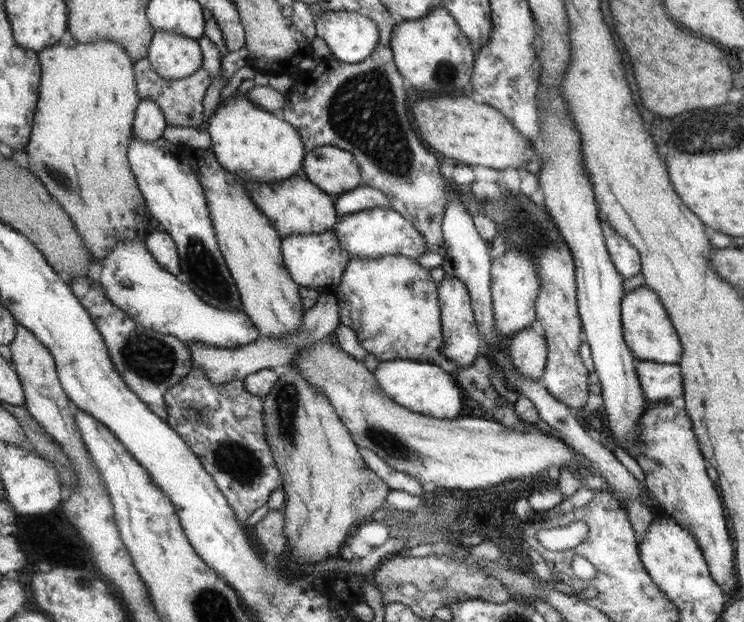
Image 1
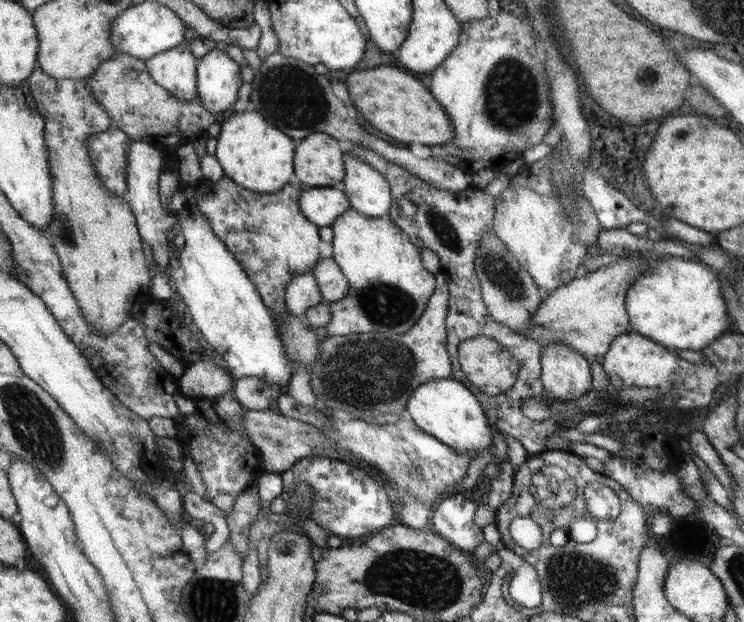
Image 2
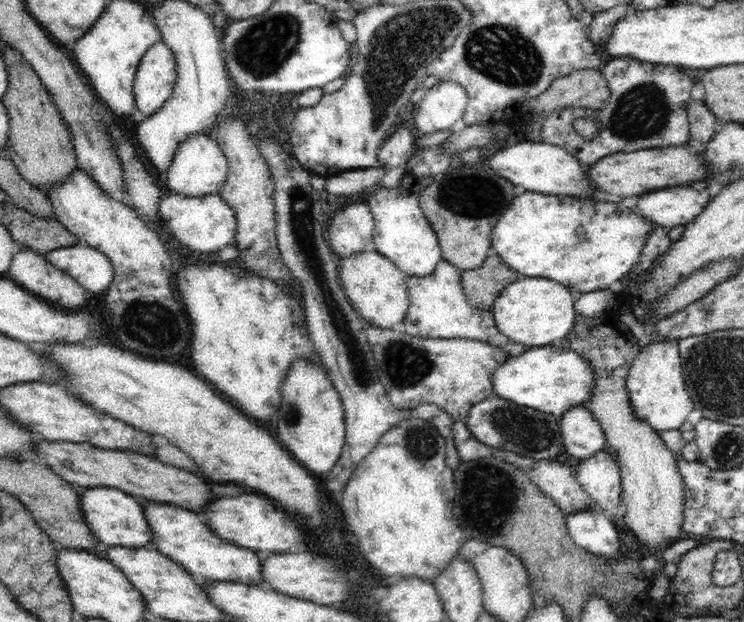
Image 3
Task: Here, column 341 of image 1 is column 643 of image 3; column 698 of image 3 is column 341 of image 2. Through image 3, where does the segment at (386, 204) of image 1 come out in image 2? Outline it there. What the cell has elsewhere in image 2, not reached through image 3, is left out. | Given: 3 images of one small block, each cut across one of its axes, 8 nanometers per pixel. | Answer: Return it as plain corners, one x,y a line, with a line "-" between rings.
304,187
301,192
301,213
319,227
330,226
350,208
351,202
343,189

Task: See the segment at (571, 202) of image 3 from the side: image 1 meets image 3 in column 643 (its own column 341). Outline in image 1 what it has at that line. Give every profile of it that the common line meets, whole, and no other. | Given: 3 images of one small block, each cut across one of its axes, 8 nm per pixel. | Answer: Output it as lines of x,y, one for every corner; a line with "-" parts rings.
372,208
362,210
349,215
339,217
339,222
333,228
341,240
342,248
346,248
346,254
350,258
370,256
370,258
382,258
382,256
408,256
412,260
418,260
428,245
425,236
414,228
413,223
401,213
390,208

